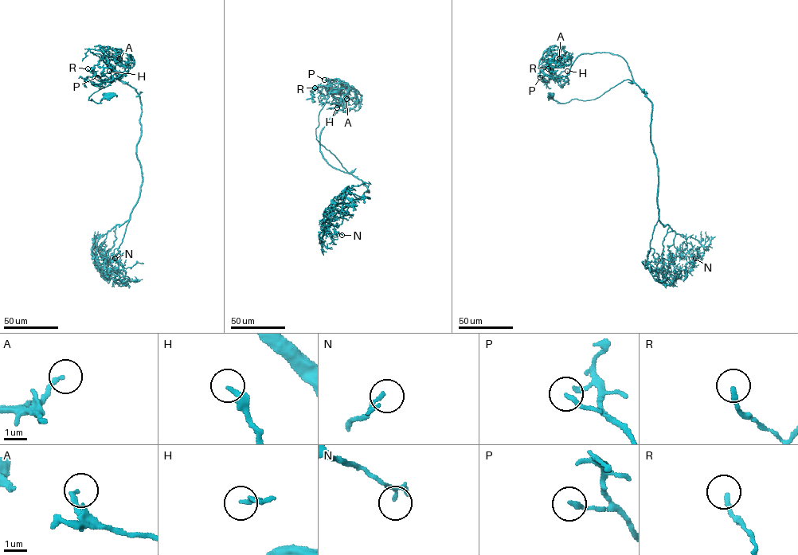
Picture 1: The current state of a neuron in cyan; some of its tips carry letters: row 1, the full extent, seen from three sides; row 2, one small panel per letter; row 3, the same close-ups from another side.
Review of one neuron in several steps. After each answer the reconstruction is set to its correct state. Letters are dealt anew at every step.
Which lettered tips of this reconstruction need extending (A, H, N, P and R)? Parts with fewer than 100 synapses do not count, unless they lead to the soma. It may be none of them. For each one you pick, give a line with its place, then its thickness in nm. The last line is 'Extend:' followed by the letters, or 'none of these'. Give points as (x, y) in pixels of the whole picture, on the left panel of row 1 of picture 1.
H: (109, 71) | 200 nm
Extend: H

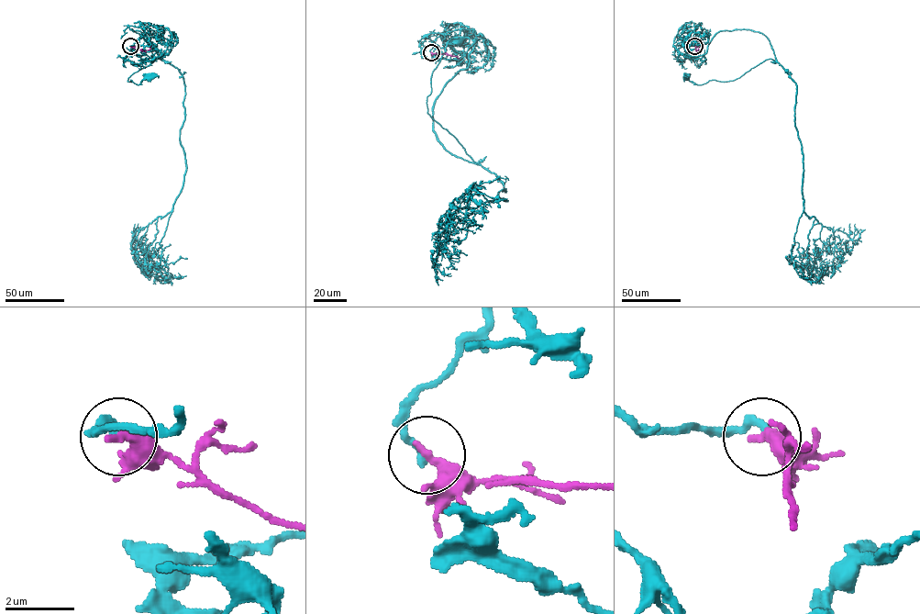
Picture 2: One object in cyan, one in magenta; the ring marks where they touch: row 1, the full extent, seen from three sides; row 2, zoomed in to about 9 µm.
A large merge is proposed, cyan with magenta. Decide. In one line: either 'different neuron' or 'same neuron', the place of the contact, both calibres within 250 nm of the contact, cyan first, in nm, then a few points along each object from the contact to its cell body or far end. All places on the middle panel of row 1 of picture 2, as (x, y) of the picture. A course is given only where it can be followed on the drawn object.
different neuron; at (431, 52); 260 nm thick on the cyan side, 400 nm on the other; cyan runs (431, 52), (456, 23), (475, 35), (433, 131), (478, 163), (427, 113), (432, 72), (459, 39); magenta runs (431, 52), (460, 59)

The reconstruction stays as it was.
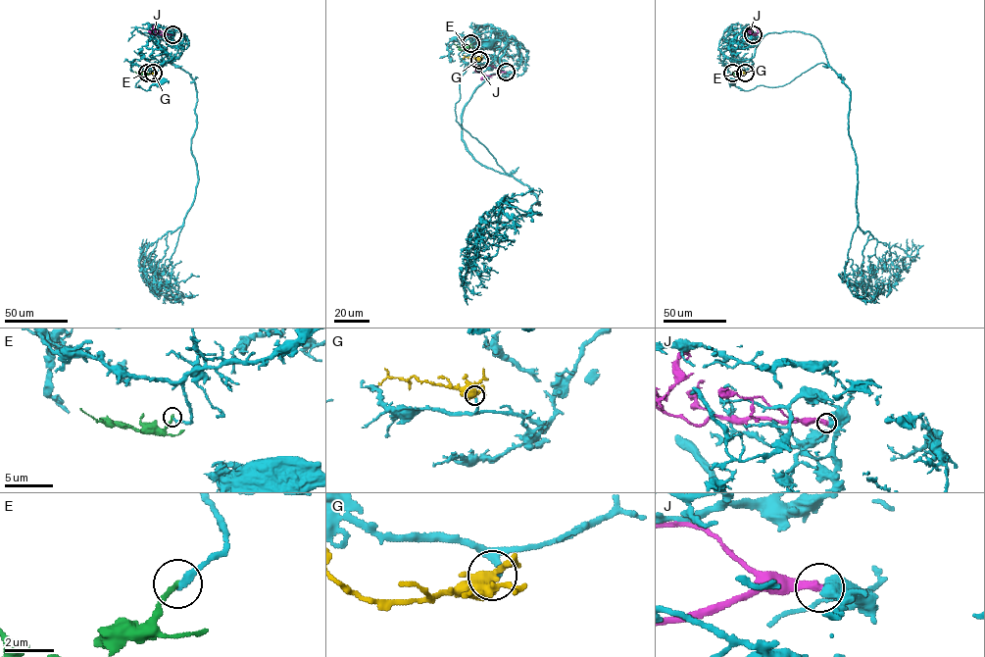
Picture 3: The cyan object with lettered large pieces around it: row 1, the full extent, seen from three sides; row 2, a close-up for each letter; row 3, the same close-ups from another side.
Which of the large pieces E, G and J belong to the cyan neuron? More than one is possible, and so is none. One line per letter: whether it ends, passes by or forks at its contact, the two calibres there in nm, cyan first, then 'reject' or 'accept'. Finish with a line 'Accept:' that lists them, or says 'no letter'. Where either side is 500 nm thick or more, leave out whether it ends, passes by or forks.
E: it ends; calibres 240 and 200 nm; reject
G: it forks; calibres 190 and 440 nm; accept
J: calibres 600 and 360 nm; reject
Accept: G

